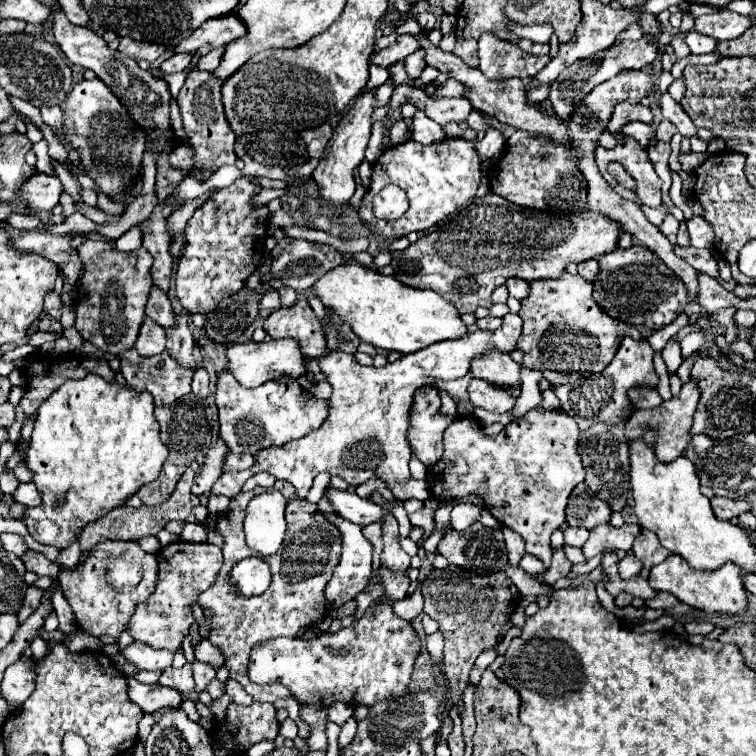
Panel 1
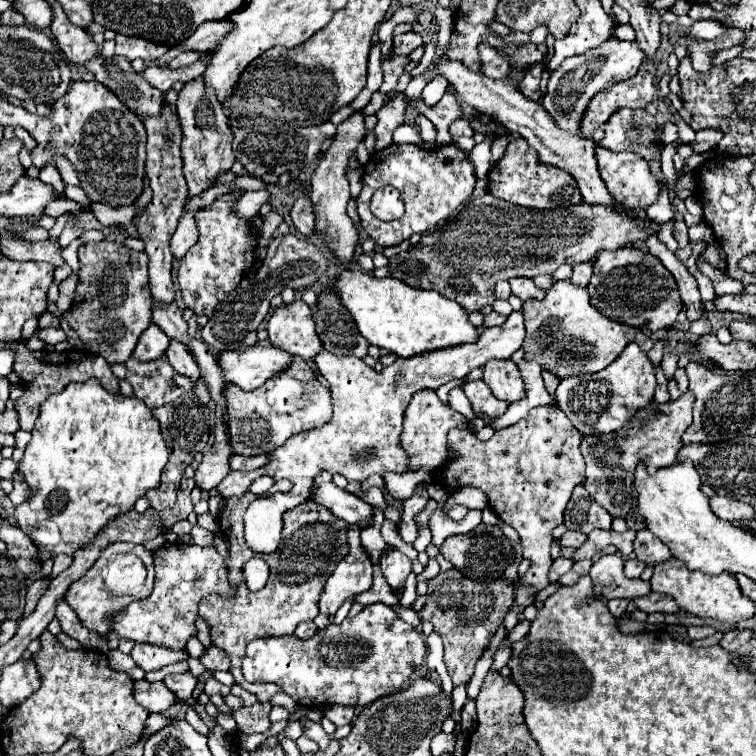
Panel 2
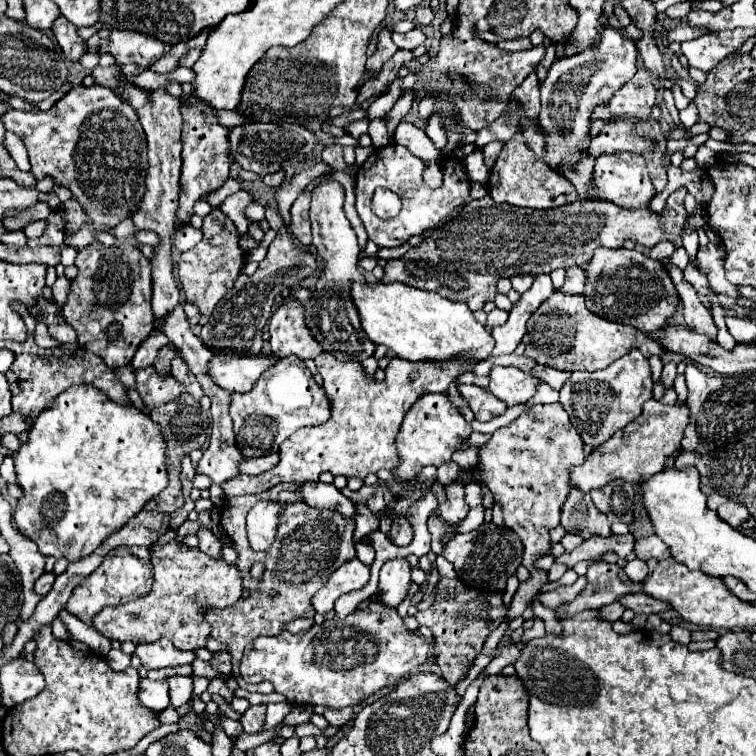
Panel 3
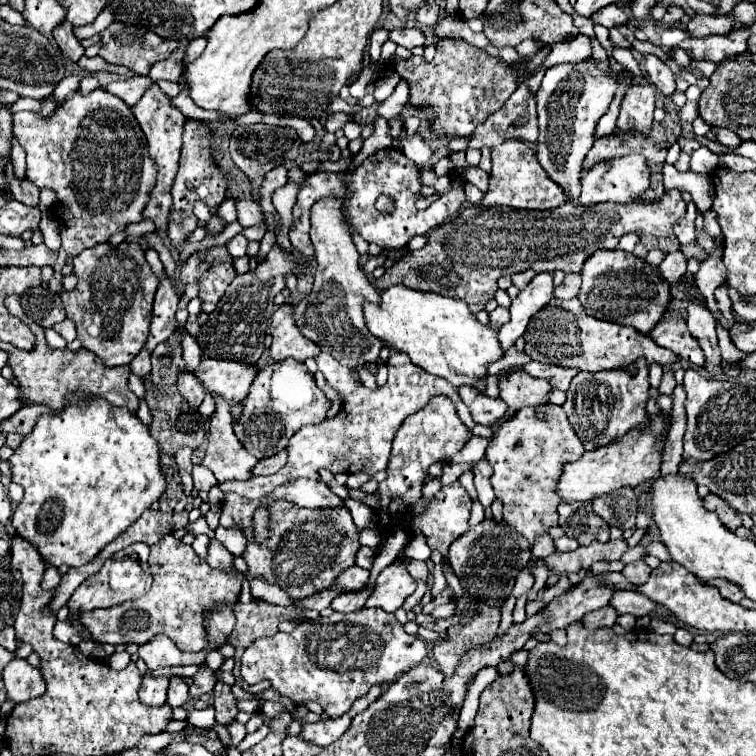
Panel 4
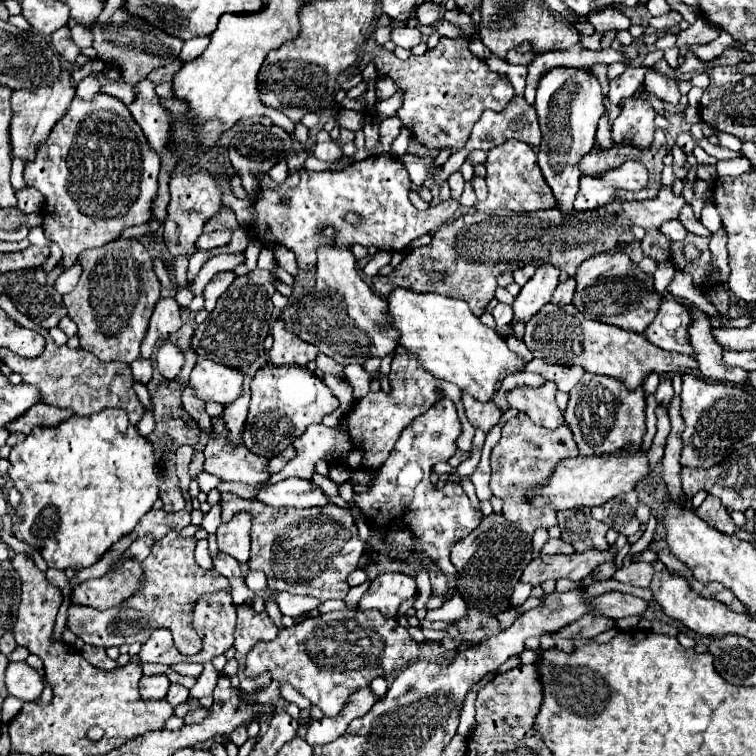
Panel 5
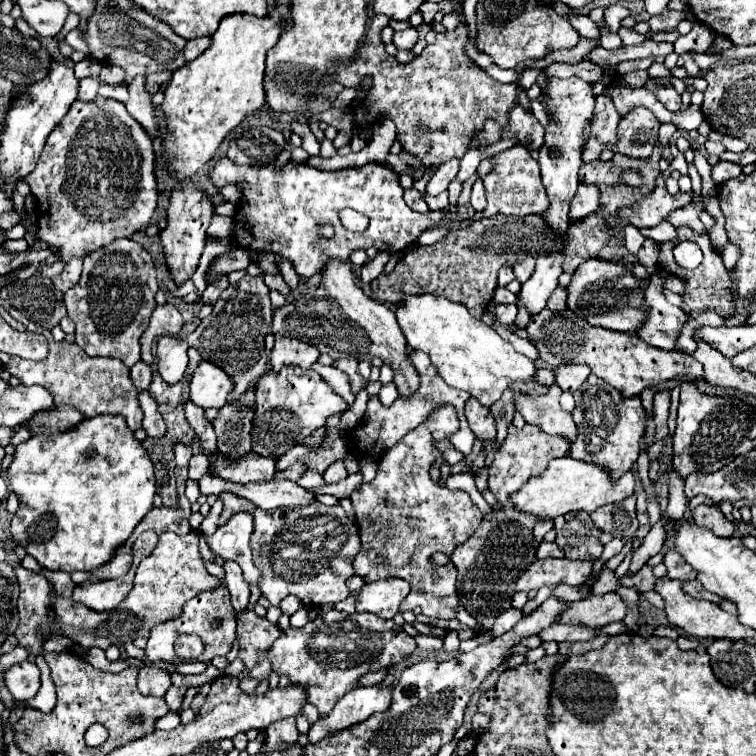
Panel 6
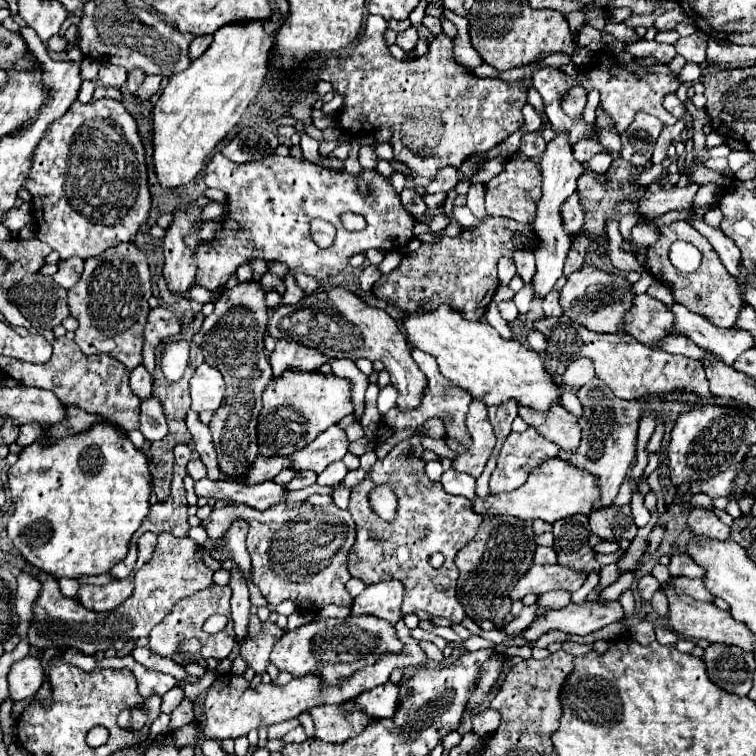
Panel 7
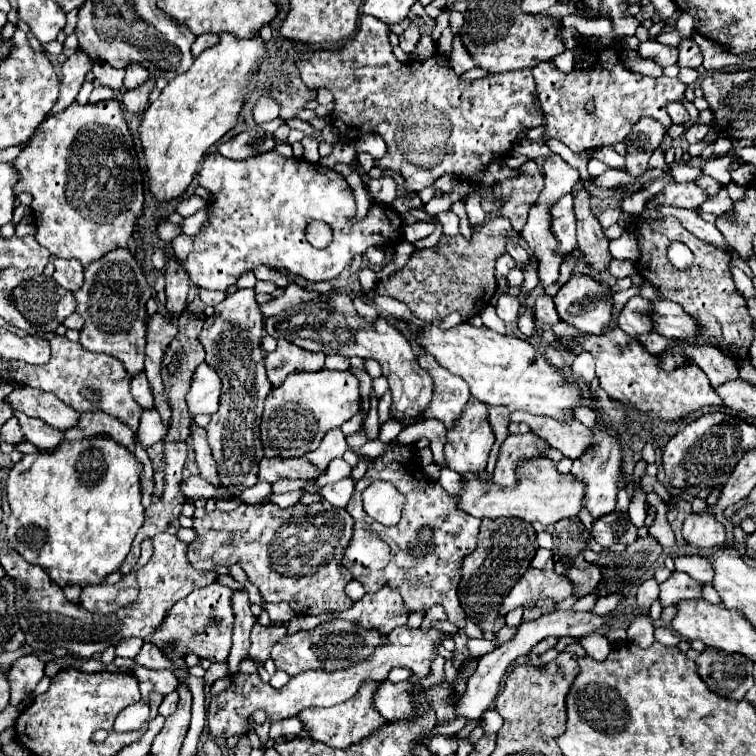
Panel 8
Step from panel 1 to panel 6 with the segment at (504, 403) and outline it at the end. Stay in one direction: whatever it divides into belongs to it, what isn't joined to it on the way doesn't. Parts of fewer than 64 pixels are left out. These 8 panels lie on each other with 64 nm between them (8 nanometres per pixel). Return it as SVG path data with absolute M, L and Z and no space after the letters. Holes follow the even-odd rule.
M474 398L468 400L466 418L468 418L468 424L470 424L474 436L480 442L494 442L496 440L496 422L494 422L490 410L486 406L482 406L480 402L476 402Z

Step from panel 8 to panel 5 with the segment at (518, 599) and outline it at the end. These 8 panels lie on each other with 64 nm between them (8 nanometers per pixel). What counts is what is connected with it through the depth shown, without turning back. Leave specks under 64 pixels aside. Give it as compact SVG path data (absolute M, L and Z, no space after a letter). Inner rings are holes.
M588 550L584 554L570 554L570 556L540 556L534 558L524 574L520 576L522 582L528 582L532 586L538 586L546 580L560 580L560 578L570 578L574 582L580 582L586 578L596 566L602 562L614 560L616 554L610 550L598 552L598 550Z

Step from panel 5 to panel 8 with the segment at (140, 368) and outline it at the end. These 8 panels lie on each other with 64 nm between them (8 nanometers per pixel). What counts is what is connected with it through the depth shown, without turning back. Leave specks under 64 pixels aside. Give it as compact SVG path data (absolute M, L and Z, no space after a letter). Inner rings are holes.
M138 374L136 378L132 378L132 396L134 400L144 408L144 410L152 410L154 408L154 398L152 398L152 390L148 386L146 374Z

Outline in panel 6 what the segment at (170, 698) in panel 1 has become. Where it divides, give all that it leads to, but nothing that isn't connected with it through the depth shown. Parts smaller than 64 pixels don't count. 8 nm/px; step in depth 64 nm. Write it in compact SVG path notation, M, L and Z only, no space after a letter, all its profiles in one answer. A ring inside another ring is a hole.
M142 666L138 672L138 690L144 696L164 696L172 686L170 674L156 666Z

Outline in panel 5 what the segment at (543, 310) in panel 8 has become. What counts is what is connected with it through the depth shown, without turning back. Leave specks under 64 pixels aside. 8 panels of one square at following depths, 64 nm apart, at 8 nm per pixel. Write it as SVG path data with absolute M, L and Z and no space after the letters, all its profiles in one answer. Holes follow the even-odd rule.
M568 278L566 282L560 282L558 288L554 290L554 296L552 296L552 304L570 304L572 302L572 294L574 294L576 286L574 286L574 278Z

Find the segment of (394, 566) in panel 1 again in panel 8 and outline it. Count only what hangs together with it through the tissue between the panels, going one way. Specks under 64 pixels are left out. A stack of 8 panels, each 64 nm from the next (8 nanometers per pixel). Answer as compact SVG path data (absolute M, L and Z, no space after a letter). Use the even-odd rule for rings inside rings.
M384 586L376 594L366 594L360 602L354 602L352 608L334 614L332 618L350 620L362 628L376 630L380 636L390 634L396 626L408 622L408 608L402 602L402 596L396 588Z

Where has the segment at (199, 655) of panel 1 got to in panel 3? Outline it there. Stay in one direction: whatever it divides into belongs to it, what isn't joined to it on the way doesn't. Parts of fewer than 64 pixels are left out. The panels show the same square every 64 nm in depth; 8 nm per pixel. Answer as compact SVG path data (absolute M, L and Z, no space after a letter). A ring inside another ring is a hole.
M226 651L213 653L209 664L223 674L232 672L231 655Z

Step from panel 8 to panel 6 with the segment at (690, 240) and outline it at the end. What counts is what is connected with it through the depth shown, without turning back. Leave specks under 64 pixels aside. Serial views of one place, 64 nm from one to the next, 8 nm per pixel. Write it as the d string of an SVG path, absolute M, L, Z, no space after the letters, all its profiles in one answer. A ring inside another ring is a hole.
M680 226L676 228L678 230L678 238L676 240L670 240L670 242L664 242L660 244L660 254L658 254L658 266L660 270L664 270L666 274L672 274L672 276L678 276L686 282L686 292L684 292L684 306L692 312L700 312L700 310L712 310L716 312L718 316L724 316L724 318L730 318L736 314L736 308L734 308L734 292L732 292L732 278L730 278L730 272L724 268L722 264L722 258L720 254L712 248L710 244L710 238L708 234L698 234L694 230L690 230L688 226ZM680 240L692 240L700 246L700 250L704 252L704 260L700 264L700 268L696 270L684 270L680 268L676 262L674 262L674 256L672 256L672 248L676 242Z

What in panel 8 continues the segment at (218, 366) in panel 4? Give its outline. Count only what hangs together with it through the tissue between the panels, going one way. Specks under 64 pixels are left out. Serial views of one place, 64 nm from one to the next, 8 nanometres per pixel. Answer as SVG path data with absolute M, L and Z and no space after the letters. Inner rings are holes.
M206 362L194 370L190 390L186 394L186 404L192 416L214 414L220 402L220 378Z

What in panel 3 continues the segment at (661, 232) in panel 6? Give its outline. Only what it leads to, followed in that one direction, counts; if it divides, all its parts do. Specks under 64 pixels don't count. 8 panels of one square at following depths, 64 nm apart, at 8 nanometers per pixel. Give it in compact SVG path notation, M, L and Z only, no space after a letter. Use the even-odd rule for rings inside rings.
M688 214L686 222L684 222L684 232L682 232L682 246L688 250L688 255L690 256L690 262L696 268L699 268L699 264L696 258L698 252L698 234L696 234L696 230L694 228L690 228L690 224L688 224L689 218L693 214Z

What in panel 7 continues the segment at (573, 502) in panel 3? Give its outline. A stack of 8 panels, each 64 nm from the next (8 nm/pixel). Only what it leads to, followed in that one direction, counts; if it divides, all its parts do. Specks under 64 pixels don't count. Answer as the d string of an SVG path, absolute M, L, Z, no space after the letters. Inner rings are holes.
M578 514L570 520L560 520L554 524L554 550L558 554L558 564L562 566L568 566L572 570L578 570L578 572L584 572L586 576L590 572L600 572L600 564L596 564L596 558L594 558L594 550L588 546L588 536L590 536L590 530L586 528L588 526L588 518Z

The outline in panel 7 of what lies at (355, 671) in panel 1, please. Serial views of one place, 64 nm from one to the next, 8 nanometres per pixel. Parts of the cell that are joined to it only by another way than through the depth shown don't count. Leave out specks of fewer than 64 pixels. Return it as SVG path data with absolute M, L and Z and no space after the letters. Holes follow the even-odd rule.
M320 618L296 630L288 630L276 642L270 662L294 678L300 678L300 674L322 674L320 678L324 678L326 684L340 682L344 674L376 662L384 650L400 650L394 626L388 626L388 622L380 622L378 618Z

